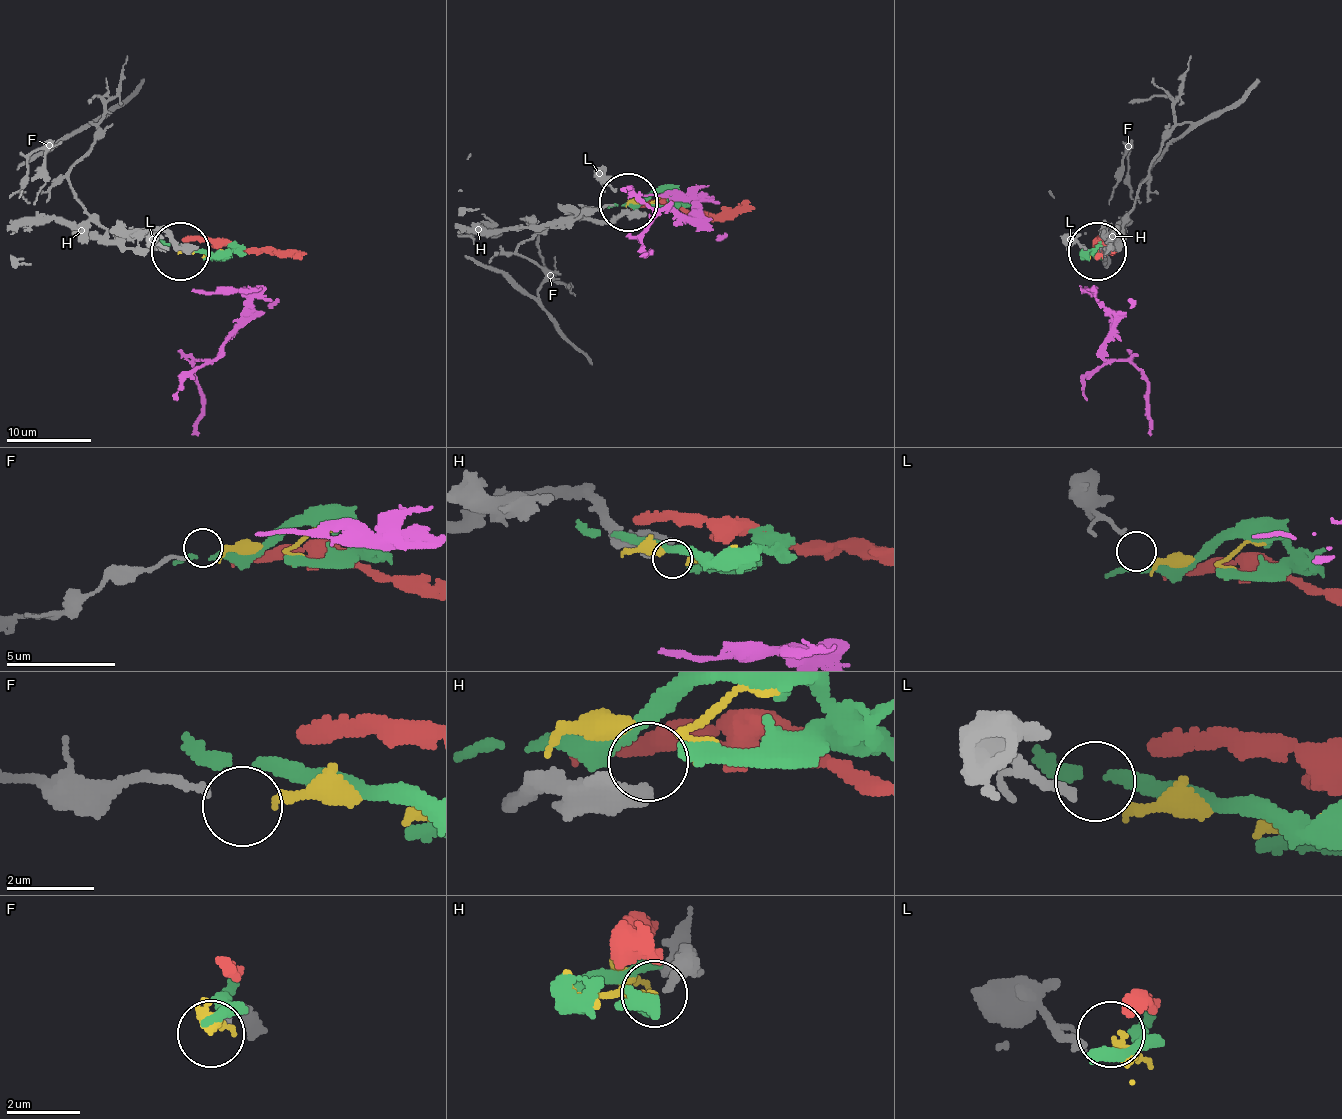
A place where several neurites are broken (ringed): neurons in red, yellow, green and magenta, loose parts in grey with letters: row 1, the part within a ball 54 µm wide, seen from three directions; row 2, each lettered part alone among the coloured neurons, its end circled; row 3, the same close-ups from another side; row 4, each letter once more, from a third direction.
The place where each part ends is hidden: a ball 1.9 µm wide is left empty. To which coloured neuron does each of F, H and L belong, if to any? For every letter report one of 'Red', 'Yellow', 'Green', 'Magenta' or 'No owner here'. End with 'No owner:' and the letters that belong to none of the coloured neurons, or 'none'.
F: Yellow
H: Green
L: No owner here
No owner: L

